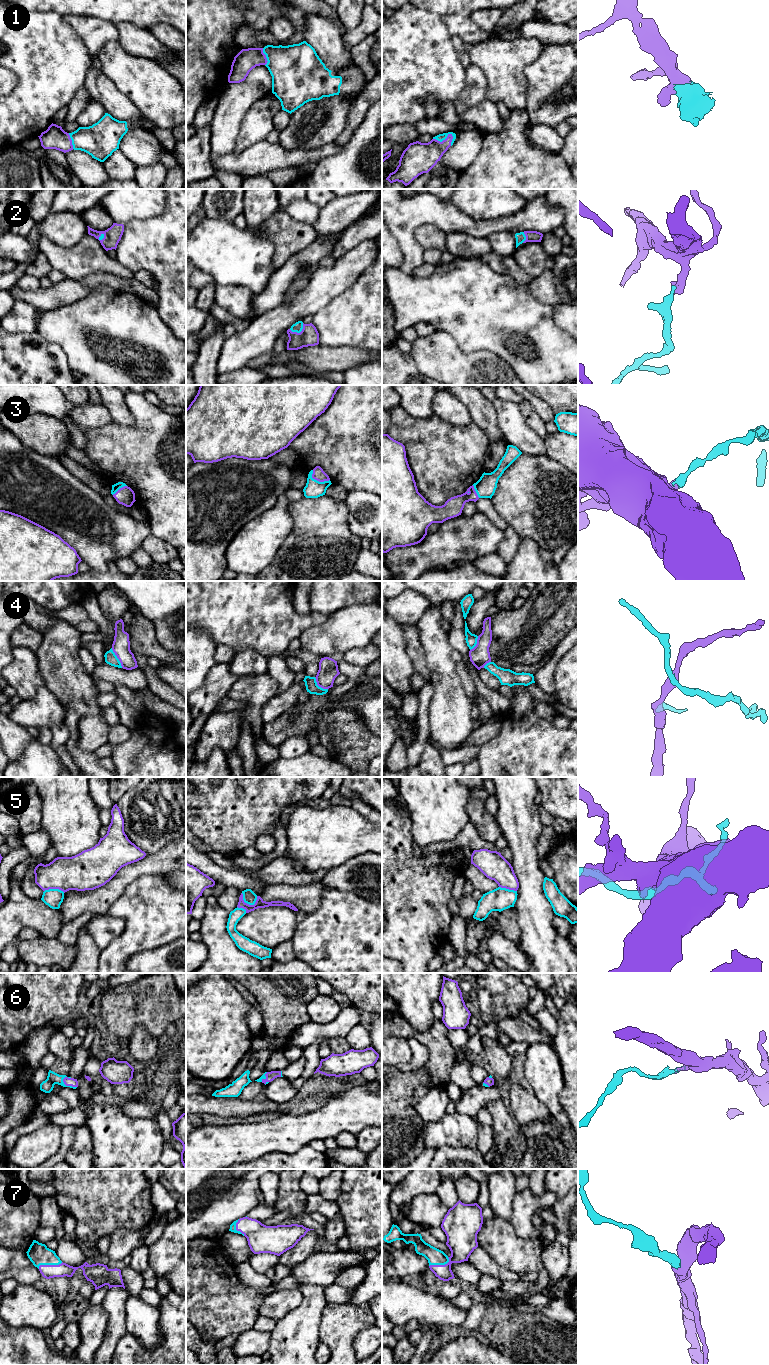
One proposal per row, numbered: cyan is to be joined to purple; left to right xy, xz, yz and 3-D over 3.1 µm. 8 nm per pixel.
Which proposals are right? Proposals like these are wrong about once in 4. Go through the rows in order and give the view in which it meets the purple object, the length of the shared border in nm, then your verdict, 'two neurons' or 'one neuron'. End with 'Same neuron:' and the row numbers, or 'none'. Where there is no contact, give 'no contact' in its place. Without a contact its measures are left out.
1: meets purple in yz; contact 170 nm long; one neuron
2: meets purple in xz; contact 130 nm long; one neuron
3: meets purple in xz; contact 170 nm long; one neuron
4: meets purple in xy; contact 180 nm long; two neurons
5: meets purple in xz; contact 150 nm long; two neurons
6: meets purple in xy; contact 140 nm long; one neuron
7: meets purple in xy; contact 200 nm long; one neuron
Same neuron: 1, 2, 3, 6, 7

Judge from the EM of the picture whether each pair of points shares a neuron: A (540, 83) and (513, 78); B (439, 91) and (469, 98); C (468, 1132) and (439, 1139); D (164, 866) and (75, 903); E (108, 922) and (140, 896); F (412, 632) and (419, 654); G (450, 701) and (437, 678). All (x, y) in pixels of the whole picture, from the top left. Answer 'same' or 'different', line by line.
A: different
B: different
C: same
D: same
E: different
F: same
G: same

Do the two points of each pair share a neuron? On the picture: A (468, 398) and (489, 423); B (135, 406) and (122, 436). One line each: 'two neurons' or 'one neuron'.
A: one neuron
B: one neuron

